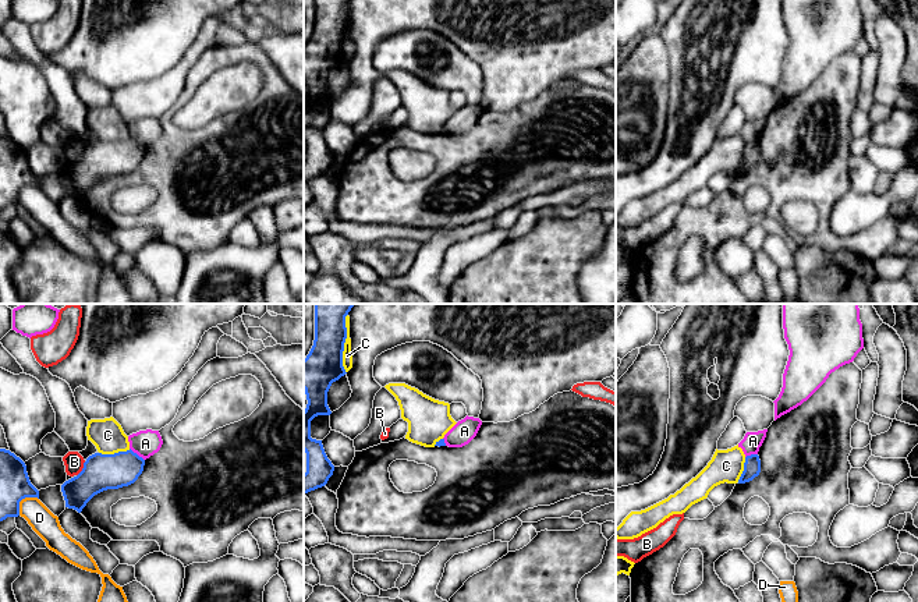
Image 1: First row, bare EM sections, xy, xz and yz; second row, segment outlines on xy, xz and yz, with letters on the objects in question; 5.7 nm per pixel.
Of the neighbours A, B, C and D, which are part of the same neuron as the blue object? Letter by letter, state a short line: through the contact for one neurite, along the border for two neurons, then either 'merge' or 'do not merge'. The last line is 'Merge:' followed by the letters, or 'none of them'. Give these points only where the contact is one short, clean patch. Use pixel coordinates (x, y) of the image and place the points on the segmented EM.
A: line xy (130, 448), (144, 460); do not merge
B: do not merge
C: do not merge
D: do not merge
Merge: none of them

